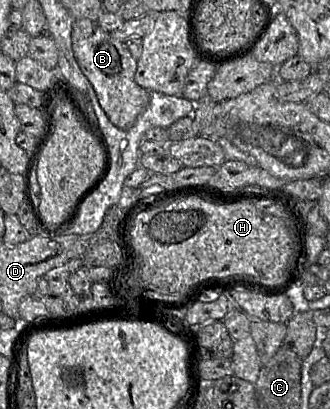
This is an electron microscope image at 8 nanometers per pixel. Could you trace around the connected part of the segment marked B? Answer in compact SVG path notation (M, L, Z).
M74 18L71 39L74 57L81 71L93 86L98 102L107 117L116 127L122 130L130 129L150 101L150 93L135 82L137 60L133 58L124 42L114 39L110 32L103 30L97 22L87 18Z

